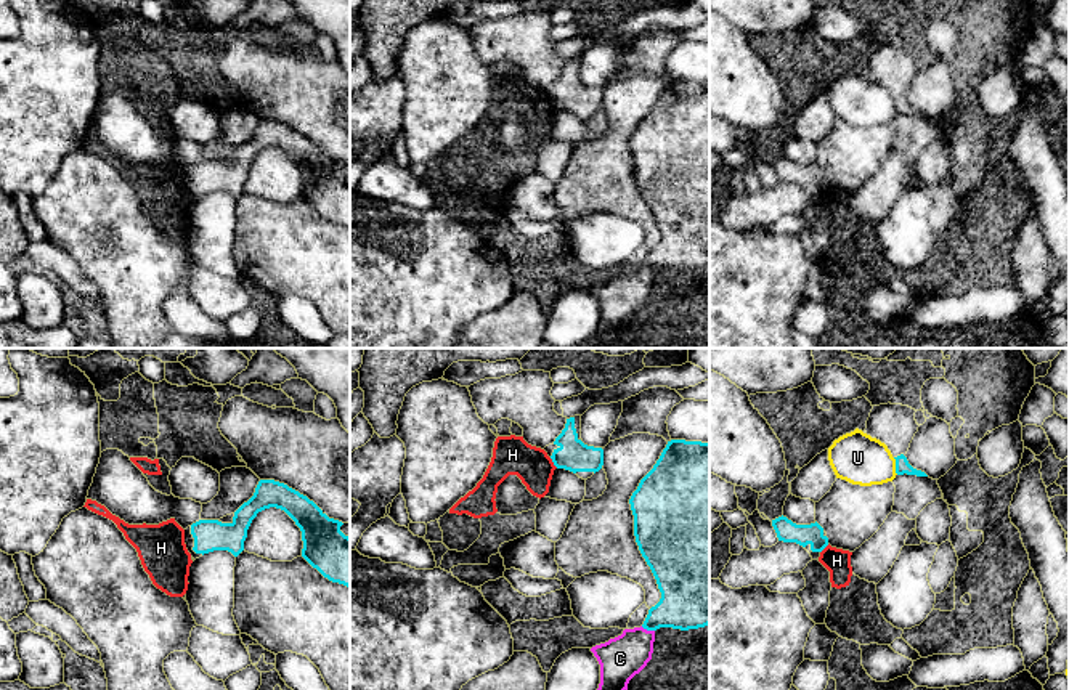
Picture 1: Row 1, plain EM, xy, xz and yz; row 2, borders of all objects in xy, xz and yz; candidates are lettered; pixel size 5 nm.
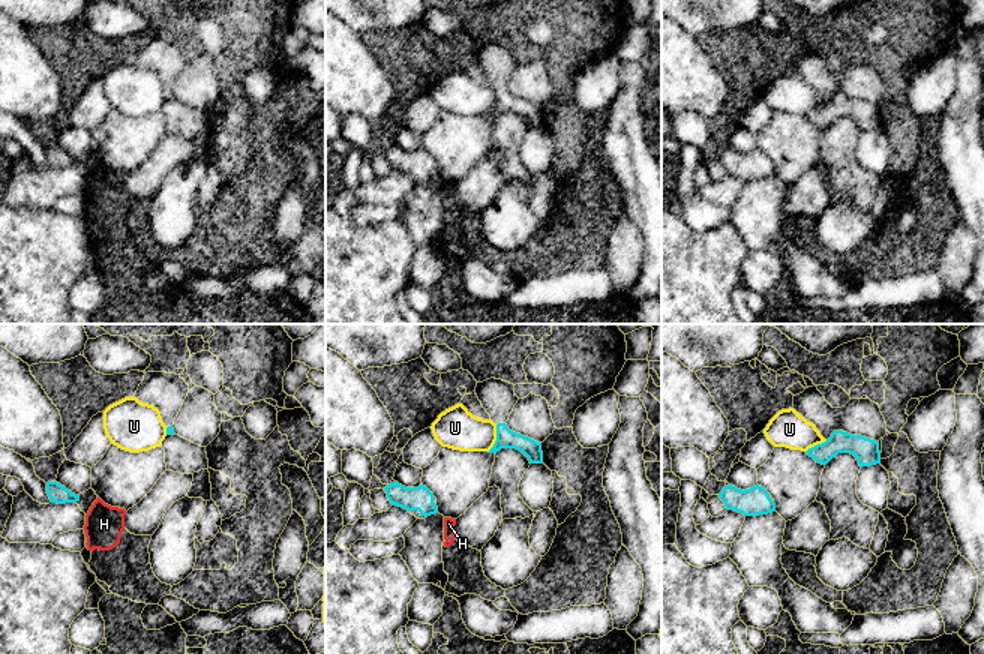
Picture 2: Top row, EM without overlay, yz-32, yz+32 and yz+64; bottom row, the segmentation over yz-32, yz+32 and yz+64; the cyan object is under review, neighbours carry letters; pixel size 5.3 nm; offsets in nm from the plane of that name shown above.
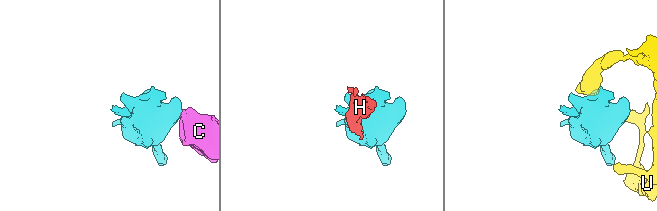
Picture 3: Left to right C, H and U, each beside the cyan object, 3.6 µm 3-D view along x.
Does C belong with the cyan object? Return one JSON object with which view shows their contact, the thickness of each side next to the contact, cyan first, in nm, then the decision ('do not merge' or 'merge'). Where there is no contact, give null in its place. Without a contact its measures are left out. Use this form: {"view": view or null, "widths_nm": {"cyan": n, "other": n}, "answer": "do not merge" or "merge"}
{"view": "xz", "widths_nm": {"cyan": 280, "other": 220}, "answer": "merge"}

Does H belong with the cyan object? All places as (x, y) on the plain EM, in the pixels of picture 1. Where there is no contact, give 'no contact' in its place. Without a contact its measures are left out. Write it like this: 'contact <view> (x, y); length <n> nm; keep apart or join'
contact xz (552, 101); length 70 nm; keep apart

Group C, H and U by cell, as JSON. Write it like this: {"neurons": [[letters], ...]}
{"neurons": [["C"], ["H"], ["U"]]}

